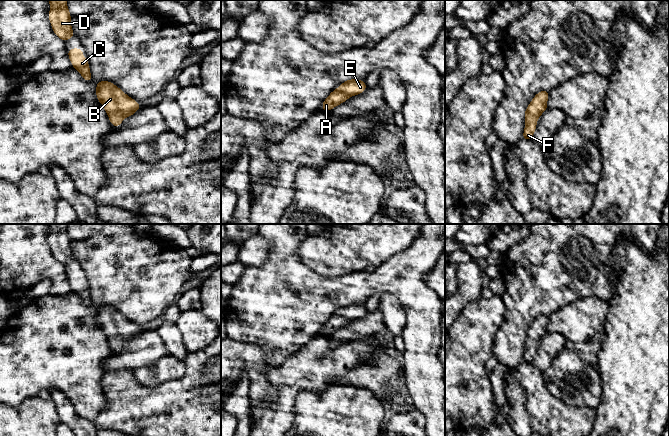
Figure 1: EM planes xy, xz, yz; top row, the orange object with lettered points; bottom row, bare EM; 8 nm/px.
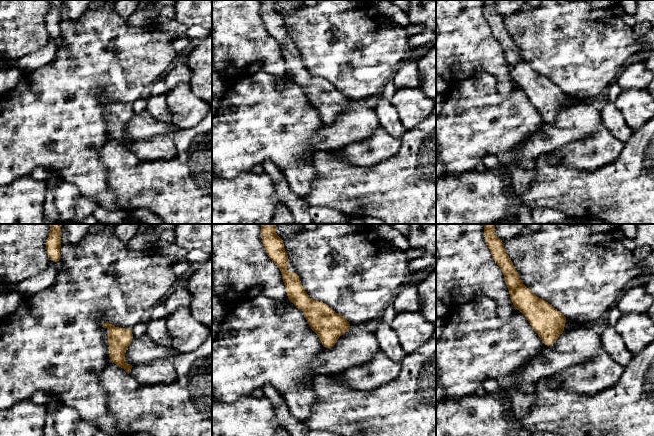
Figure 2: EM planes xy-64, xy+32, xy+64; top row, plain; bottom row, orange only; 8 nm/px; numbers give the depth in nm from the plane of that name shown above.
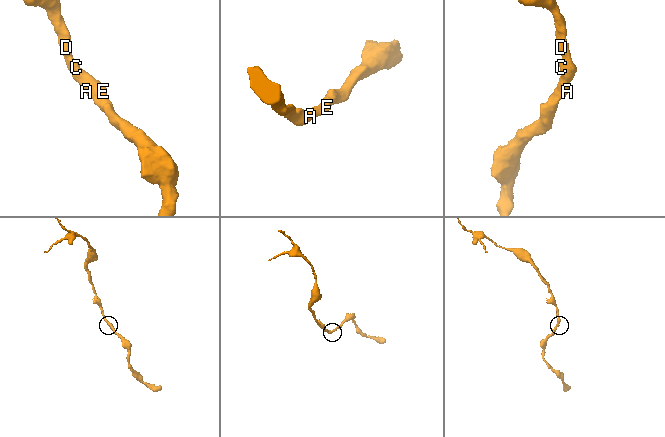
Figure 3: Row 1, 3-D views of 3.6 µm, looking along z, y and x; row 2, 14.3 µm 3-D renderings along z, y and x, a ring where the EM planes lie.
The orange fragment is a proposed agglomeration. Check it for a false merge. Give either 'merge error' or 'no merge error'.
no merge error

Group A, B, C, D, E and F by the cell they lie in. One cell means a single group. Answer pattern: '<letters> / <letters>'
A B C D E F

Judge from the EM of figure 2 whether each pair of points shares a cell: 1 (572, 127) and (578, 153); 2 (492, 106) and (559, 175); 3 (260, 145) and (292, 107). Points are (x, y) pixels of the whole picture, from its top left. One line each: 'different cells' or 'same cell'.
1: different cells
2: different cells
3: same cell

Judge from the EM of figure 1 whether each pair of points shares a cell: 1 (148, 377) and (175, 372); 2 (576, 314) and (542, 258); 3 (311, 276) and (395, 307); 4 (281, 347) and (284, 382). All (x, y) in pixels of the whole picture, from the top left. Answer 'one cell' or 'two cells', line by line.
1: one cell
2: two cells
3: two cells
4: two cells

